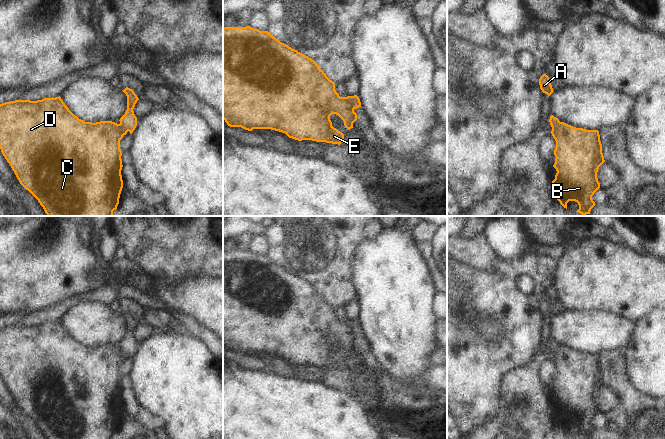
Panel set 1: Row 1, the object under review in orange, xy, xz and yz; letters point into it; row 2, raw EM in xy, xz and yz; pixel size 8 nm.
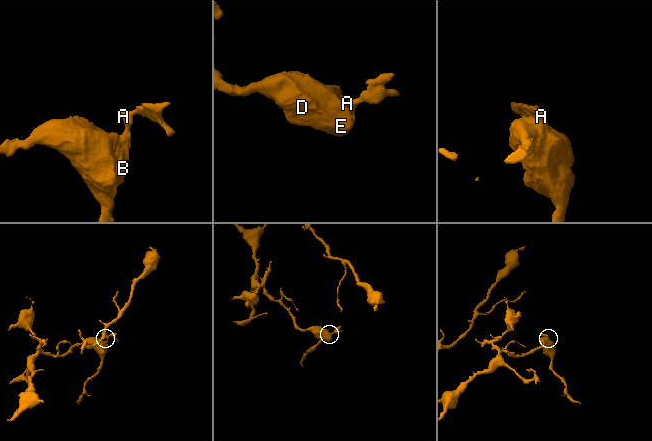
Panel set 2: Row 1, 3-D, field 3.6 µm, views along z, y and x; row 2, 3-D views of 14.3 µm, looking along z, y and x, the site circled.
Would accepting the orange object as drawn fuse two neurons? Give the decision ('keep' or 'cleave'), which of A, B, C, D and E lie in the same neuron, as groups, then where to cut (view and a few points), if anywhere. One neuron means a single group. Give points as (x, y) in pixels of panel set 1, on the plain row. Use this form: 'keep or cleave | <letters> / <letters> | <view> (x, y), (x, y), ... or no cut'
cleave | A / B C D E | xz (346, 321), (354, 332)

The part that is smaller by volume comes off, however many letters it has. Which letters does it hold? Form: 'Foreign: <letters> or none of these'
Foreign: A.

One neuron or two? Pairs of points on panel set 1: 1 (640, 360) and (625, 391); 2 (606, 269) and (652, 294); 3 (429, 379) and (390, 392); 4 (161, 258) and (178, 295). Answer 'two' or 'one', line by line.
1: two
2: one
3: two
4: two

